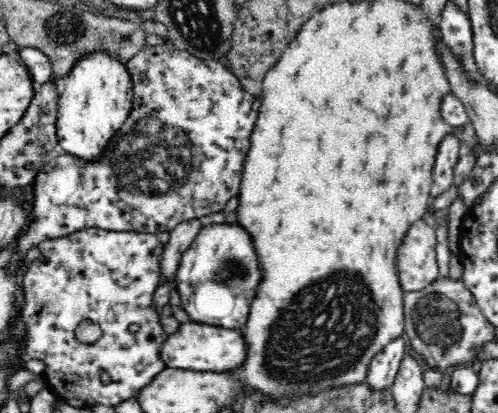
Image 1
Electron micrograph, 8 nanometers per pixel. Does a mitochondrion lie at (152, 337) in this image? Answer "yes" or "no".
no

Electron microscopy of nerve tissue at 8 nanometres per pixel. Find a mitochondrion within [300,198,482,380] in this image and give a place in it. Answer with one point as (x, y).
(436, 320)

